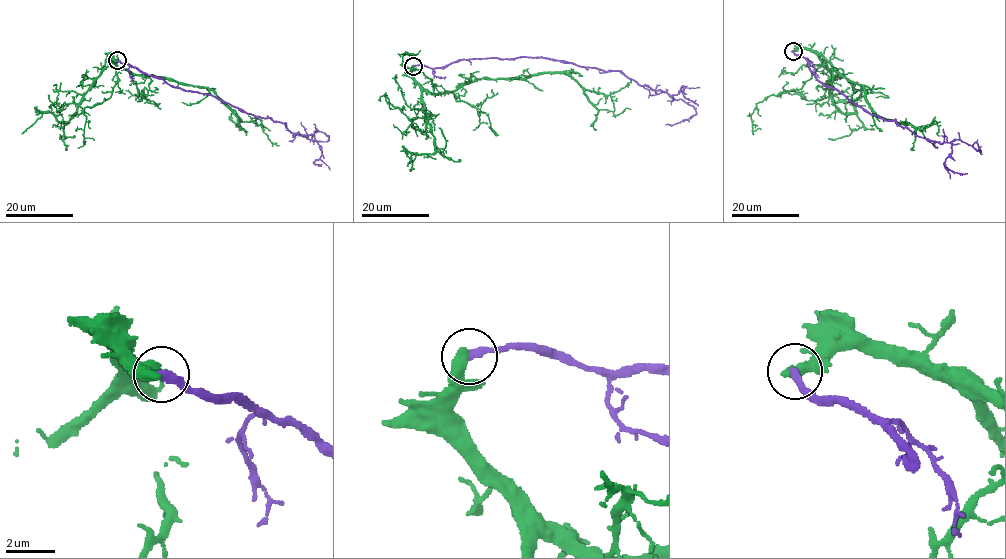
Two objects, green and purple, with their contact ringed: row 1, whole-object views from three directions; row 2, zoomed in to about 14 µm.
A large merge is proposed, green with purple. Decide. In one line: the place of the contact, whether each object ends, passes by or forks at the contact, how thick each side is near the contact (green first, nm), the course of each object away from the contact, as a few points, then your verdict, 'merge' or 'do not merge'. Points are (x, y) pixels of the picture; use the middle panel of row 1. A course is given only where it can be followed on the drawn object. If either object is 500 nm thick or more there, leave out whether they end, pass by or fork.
at (413, 66); green ends there; purple ends there; 480 nm thick on the green side, 340 nm on the other; green runs (413, 66), (411, 77), (432, 93), (481, 79), (563, 72), (586, 89), (609, 95), (614, 115), (630, 109); purple runs (413, 66), (439, 68), (456, 61), (524, 56), (618, 71), (696, 110), (688, 119), (666, 124); do not merge

